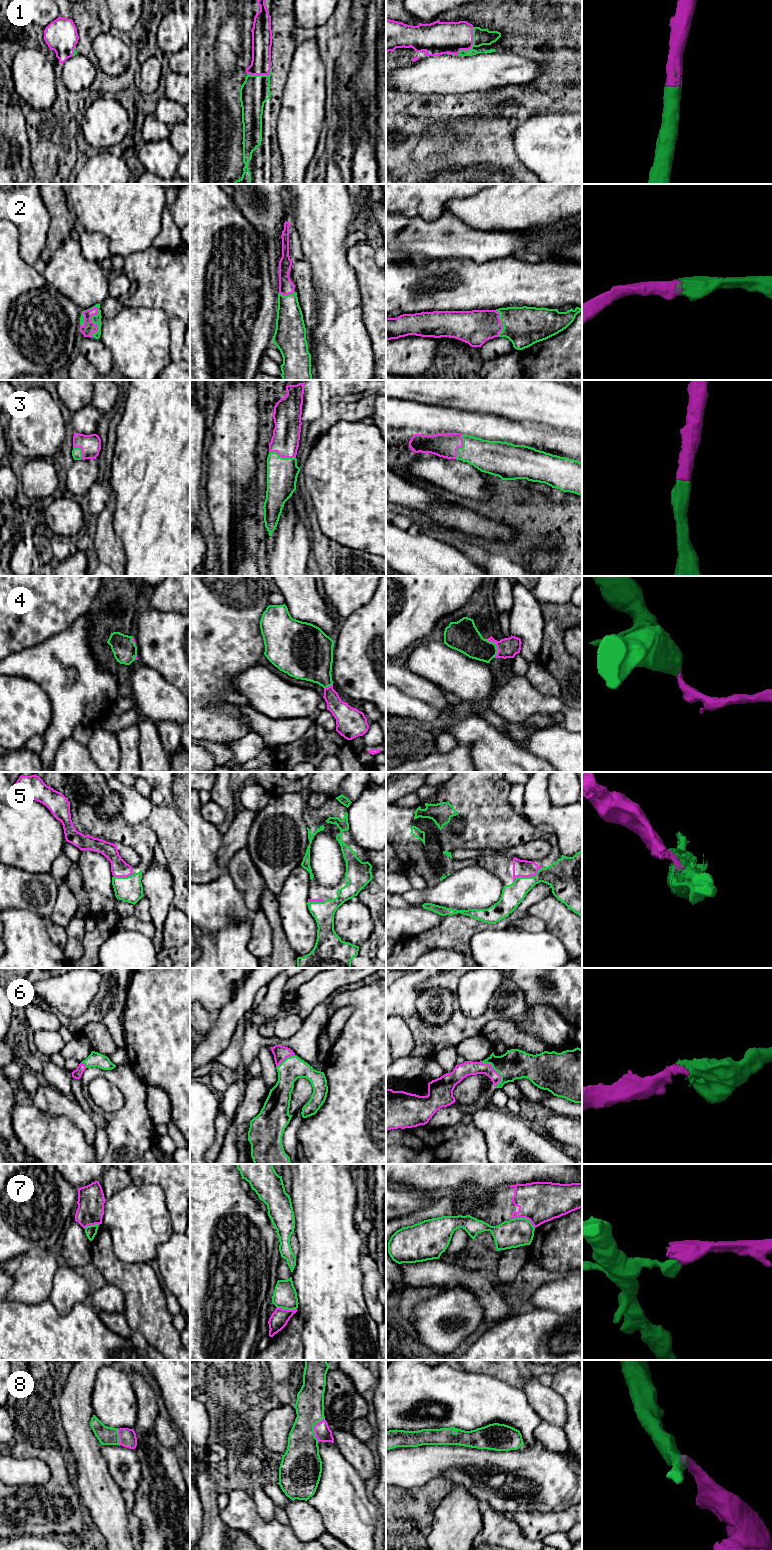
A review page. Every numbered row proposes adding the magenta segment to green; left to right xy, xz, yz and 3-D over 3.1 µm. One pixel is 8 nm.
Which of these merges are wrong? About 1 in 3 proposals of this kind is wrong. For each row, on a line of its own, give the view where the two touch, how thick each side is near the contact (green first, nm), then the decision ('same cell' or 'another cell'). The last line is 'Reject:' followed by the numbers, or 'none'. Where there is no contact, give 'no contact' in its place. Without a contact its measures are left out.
1: contact in yz; calibres 130 and 260 nm; same cell
2: contact in xy; calibres 80 and 110 nm; same cell
3: contact in xz; calibres 240 and 220 nm; same cell
4: contact in yz; calibres 220 and 160 nm; same cell
5: contact in yz; calibres 200 and 140 nm; same cell
6: contact in yz; calibres 240 and 120 nm; same cell
7: contact in yz; calibres 220 and 320 nm; another cell
8: contact in xz; calibres 280 and 130 nm; same cell
Reject: 7

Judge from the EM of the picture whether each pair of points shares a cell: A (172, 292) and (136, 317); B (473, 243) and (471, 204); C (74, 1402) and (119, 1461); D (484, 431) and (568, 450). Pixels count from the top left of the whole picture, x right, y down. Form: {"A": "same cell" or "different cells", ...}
{"A": "different cells", "B": "different cells", "C": "different cells", "D": "same cell"}

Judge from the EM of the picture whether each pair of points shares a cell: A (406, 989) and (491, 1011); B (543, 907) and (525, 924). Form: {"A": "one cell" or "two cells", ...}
{"A": "one cell", "B": "two cells"}

